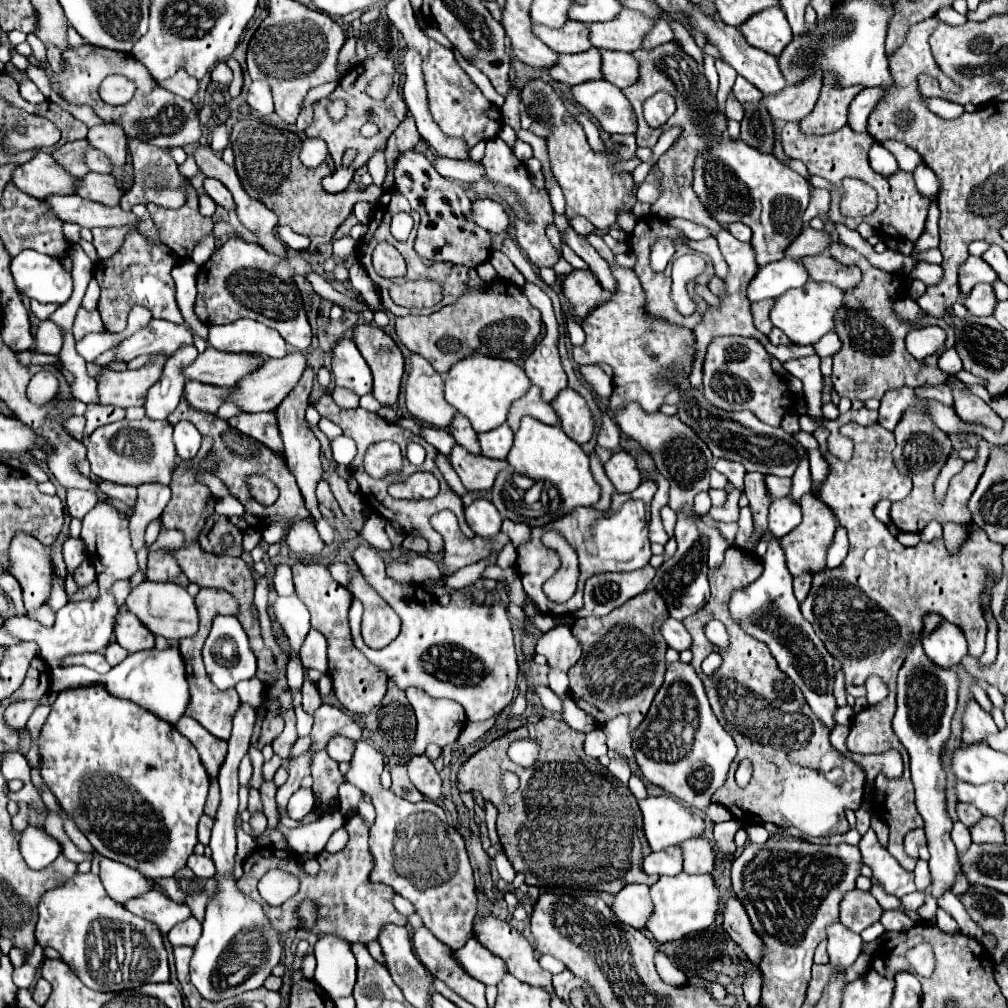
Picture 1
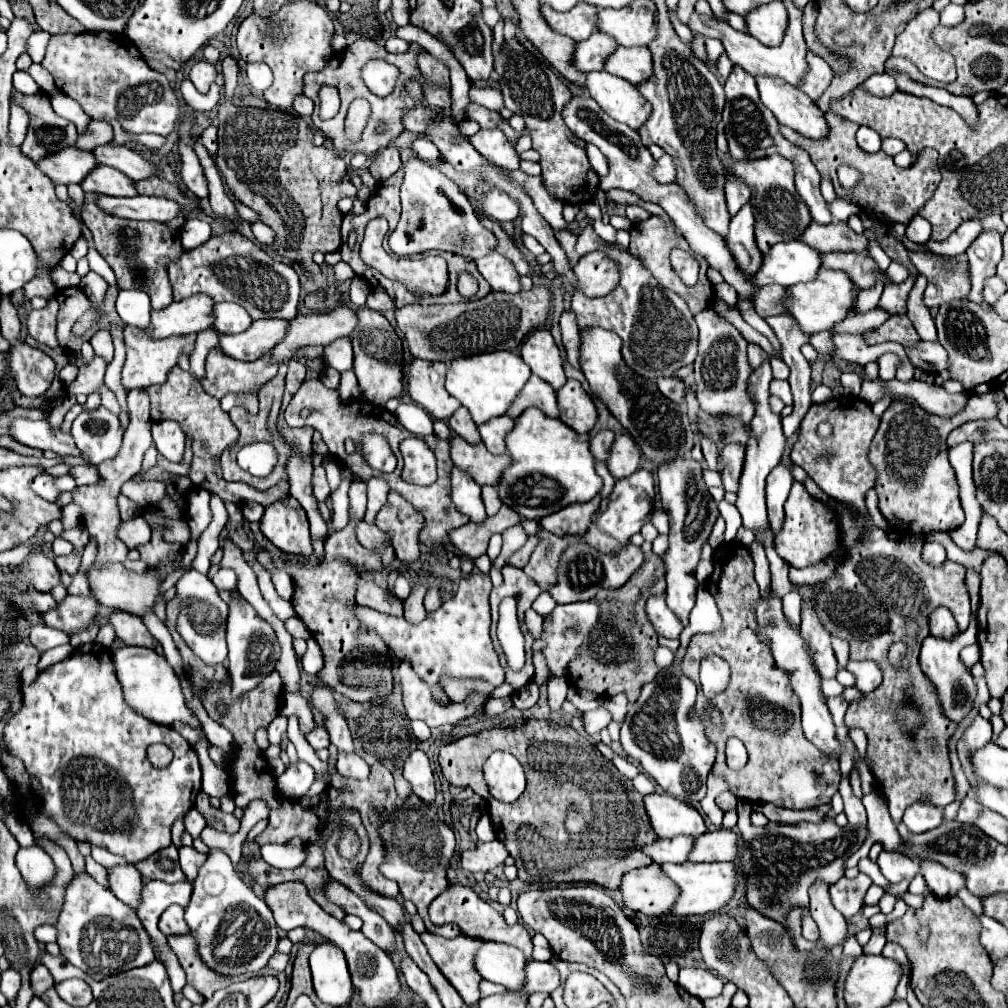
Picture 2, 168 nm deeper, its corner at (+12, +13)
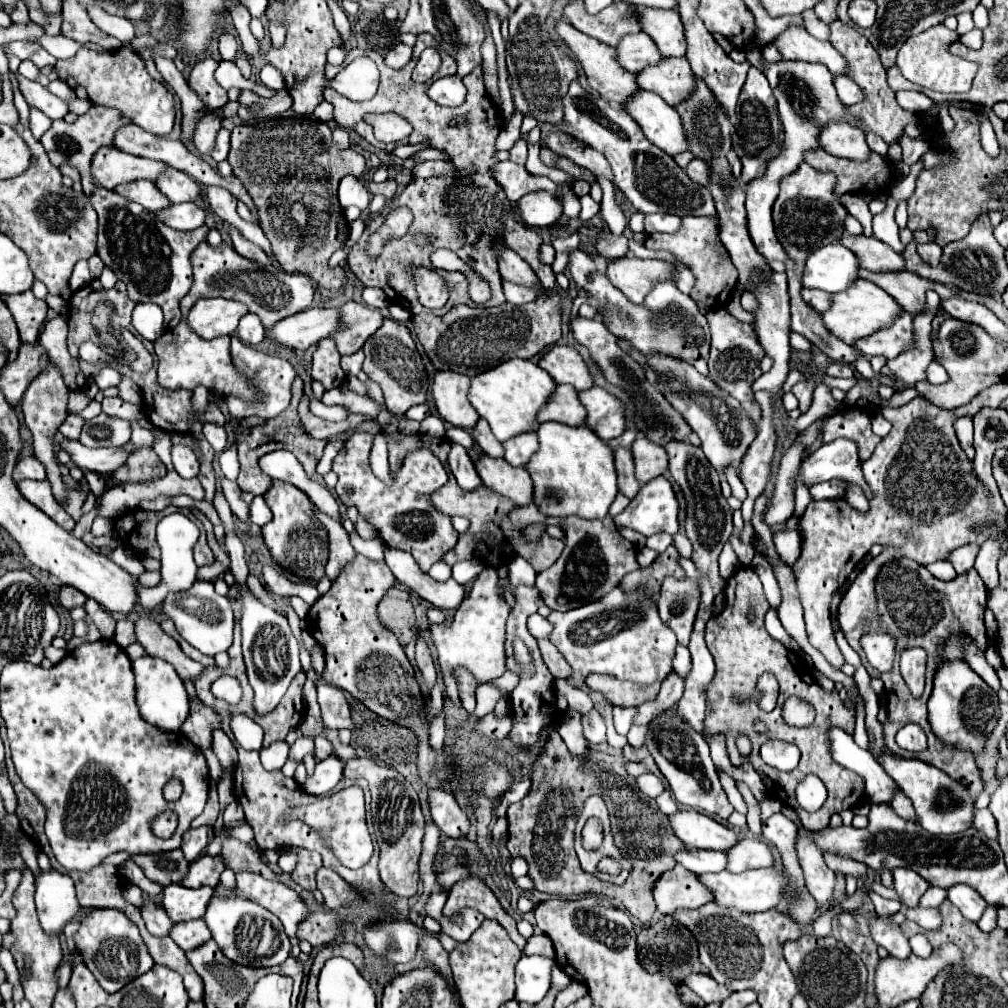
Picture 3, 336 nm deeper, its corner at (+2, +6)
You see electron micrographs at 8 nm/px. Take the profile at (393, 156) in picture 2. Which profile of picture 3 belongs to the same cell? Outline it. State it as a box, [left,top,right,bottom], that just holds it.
[368,179,398,201]

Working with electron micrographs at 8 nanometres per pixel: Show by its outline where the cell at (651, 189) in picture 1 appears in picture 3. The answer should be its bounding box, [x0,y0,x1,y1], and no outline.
[684,159,710,185]

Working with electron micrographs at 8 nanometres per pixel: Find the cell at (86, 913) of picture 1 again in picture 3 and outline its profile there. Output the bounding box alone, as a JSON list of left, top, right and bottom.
[74,909,154,993]

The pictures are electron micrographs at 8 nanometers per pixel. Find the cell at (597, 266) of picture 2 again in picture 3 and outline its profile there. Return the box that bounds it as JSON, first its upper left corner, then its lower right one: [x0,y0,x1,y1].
[606,257,672,303]

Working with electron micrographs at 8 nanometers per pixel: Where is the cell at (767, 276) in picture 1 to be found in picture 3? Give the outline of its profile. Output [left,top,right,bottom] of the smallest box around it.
[802,243,860,293]

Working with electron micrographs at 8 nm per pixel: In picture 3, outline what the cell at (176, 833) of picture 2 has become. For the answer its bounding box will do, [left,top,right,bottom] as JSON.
[192,783,218,827]

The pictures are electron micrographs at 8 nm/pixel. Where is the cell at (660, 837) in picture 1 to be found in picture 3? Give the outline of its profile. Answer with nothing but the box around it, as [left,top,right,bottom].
[668,809,738,851]

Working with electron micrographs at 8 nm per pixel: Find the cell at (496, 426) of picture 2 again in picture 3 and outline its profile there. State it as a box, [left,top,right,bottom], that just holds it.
[504,431,538,465]

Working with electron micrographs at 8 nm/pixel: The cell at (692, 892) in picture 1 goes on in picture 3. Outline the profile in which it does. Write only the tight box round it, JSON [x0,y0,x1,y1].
[698,869,784,911]

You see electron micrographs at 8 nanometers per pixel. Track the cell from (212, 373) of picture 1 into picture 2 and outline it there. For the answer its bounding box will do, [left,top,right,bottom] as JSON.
[218,320,288,360]

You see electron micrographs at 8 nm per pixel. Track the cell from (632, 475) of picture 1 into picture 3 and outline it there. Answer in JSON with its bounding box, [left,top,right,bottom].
[632,435,668,485]

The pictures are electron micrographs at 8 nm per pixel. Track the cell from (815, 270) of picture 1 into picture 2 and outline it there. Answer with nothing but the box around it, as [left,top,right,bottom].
[824,252,892,288]

